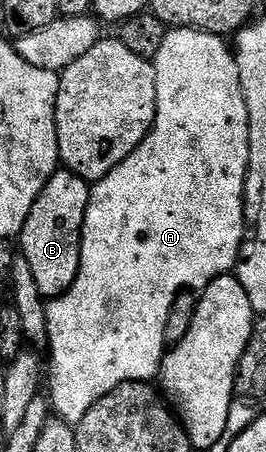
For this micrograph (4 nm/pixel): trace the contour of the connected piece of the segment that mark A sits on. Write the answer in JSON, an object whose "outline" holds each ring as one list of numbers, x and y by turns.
{"outline":[[188,26,168,29,165,41,154,56,155,75,157,76,157,112,155,122,151,126,149,144,138,146,134,152,109,176,91,186,89,208,85,212,83,239,81,240,81,268,77,272,77,280,69,292,59,298,52,298,46,303,48,320,48,342,51,350,49,358,49,405,58,417,65,421,78,424,113,388,126,382,151,382,159,373,159,365,163,363,165,353,165,320,169,320,169,308,173,308,173,300,184,292,201,292,215,278,222,274,230,274,239,263,239,251,243,249,243,239,248,233,245,220,243,197,245,196,245,176,249,168,249,108,245,108,245,96,241,92,239,69,230,45,227,46,222,37,204,30,191,30]]}

